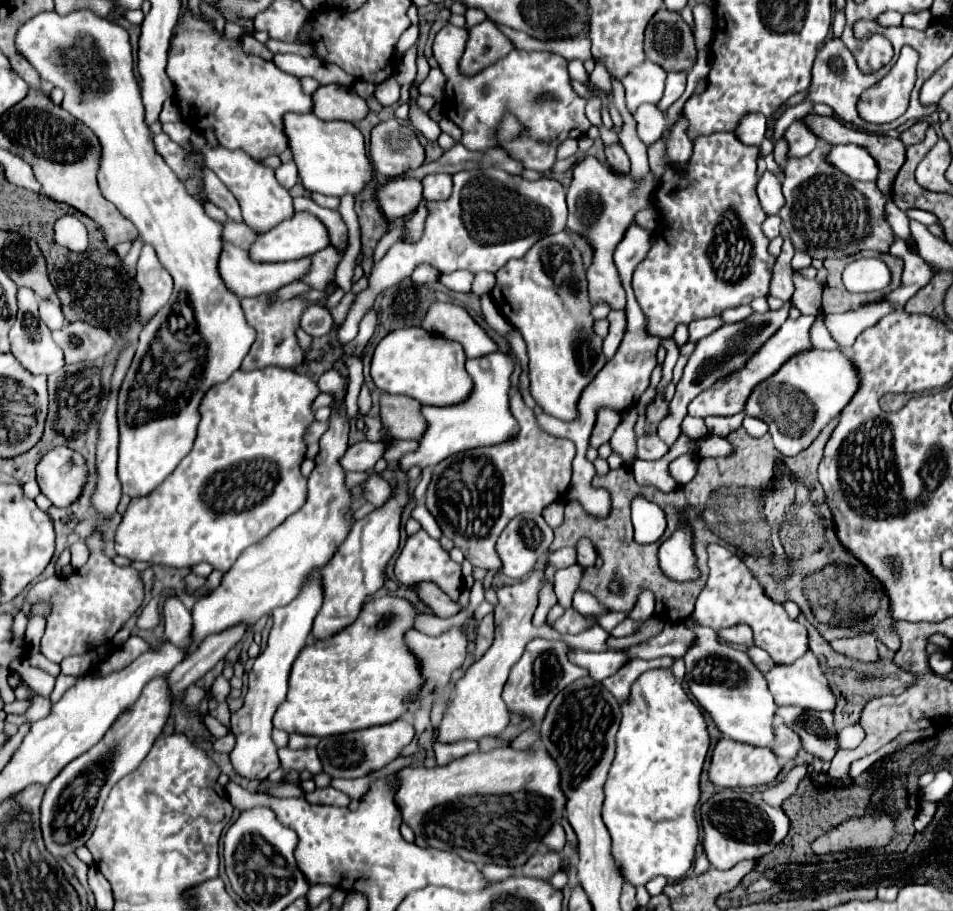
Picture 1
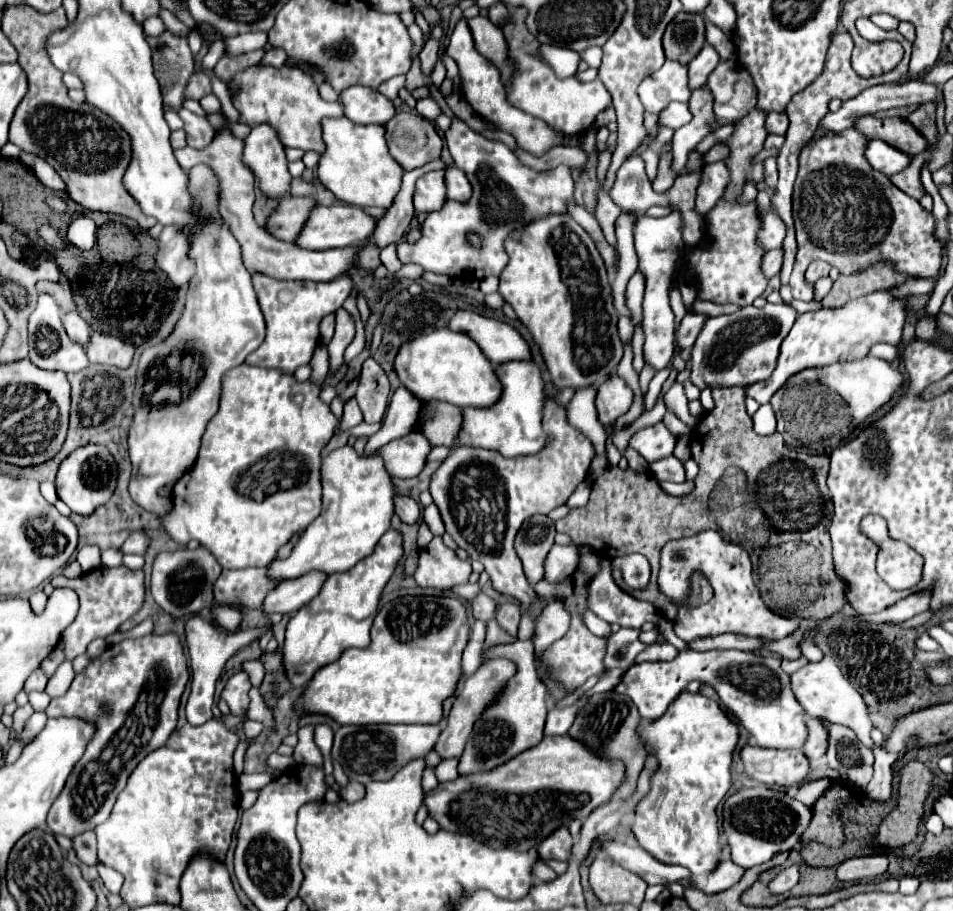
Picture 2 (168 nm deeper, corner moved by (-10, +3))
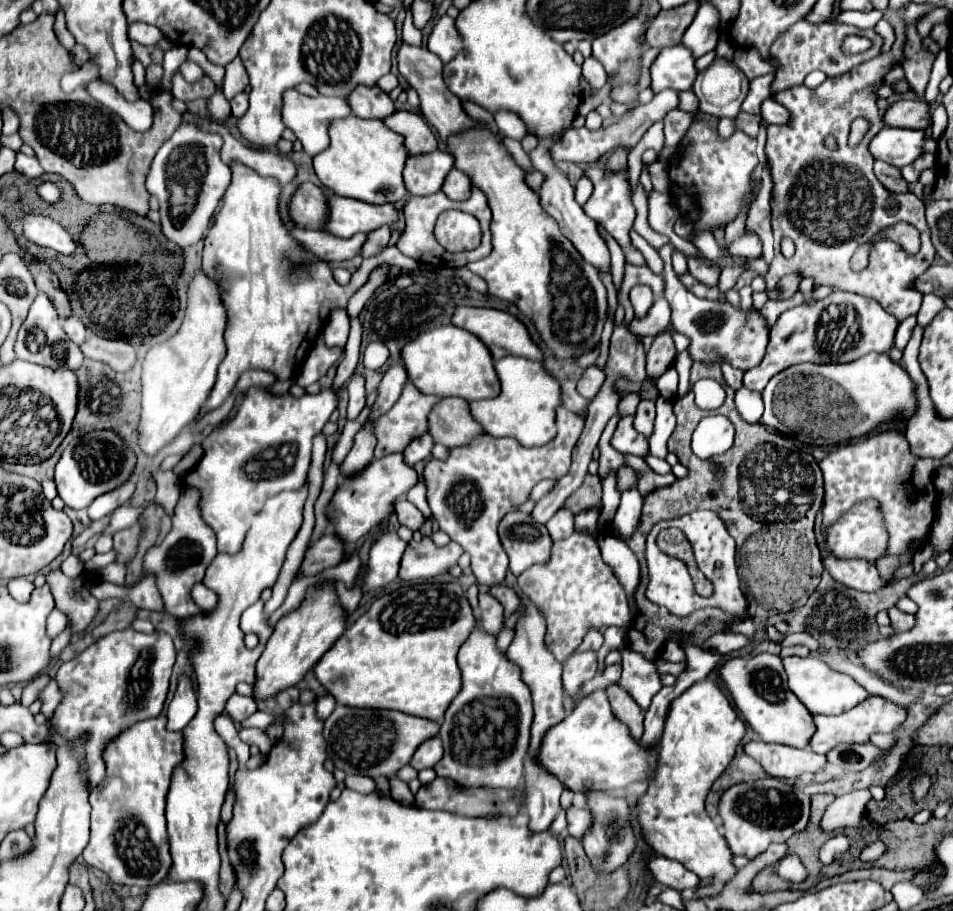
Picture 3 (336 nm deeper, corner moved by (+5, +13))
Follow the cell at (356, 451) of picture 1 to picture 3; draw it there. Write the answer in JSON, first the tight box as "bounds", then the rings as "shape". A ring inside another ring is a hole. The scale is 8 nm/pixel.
{"bounds":[403,433,433,465],"shape":[[[429,433],[413,439],[405,449],[403,449],[403,459],[405,463],[409,465],[415,465],[417,461],[423,461],[423,459],[429,459],[431,457],[431,447],[433,447],[433,439]]]}

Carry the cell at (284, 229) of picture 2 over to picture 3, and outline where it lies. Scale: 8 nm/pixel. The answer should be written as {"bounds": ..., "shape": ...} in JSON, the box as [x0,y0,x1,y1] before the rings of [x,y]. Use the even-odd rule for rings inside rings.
{"bounds":[289,183,325,229],"shape":[[[303,183],[291,197],[289,217],[299,229],[319,229],[325,221],[325,195],[313,183]]]}

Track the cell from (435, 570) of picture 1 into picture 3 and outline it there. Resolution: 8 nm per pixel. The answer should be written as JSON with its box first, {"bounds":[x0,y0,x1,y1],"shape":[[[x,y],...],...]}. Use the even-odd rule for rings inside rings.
{"bounds":[399,537,463,582],"shape":[[[423,537],[419,543],[409,541],[401,559],[399,577],[405,581],[415,579],[417,582],[449,573],[449,569],[457,565],[461,555],[463,549],[453,541],[445,547],[437,547],[431,537]]]}

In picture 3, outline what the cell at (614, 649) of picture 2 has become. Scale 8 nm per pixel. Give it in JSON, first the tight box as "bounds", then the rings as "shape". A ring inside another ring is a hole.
{"bounds":[563,651,597,695],"shape":[[[581,651],[569,657],[563,665],[563,687],[567,695],[575,695],[579,685],[591,679],[597,673],[597,653],[595,651]]]}

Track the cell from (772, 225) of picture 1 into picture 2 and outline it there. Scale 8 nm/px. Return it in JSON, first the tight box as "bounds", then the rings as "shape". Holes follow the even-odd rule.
{"bounds":[758,209,786,251],"shape":[[[770,209],[766,213],[766,217],[762,219],[762,225],[760,225],[760,233],[758,233],[758,245],[764,249],[764,251],[772,251],[772,249],[778,249],[784,241],[784,235],[786,235],[786,229],[784,229],[784,223],[782,219]]]}

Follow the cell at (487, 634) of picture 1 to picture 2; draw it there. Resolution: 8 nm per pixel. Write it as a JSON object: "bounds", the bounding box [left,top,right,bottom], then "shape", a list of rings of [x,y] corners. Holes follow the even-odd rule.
{"bounds":[498,603,520,635],"shape":[[[504,603],[498,609],[498,623],[512,635],[518,633],[518,623],[520,623],[520,605],[516,603]]]}

